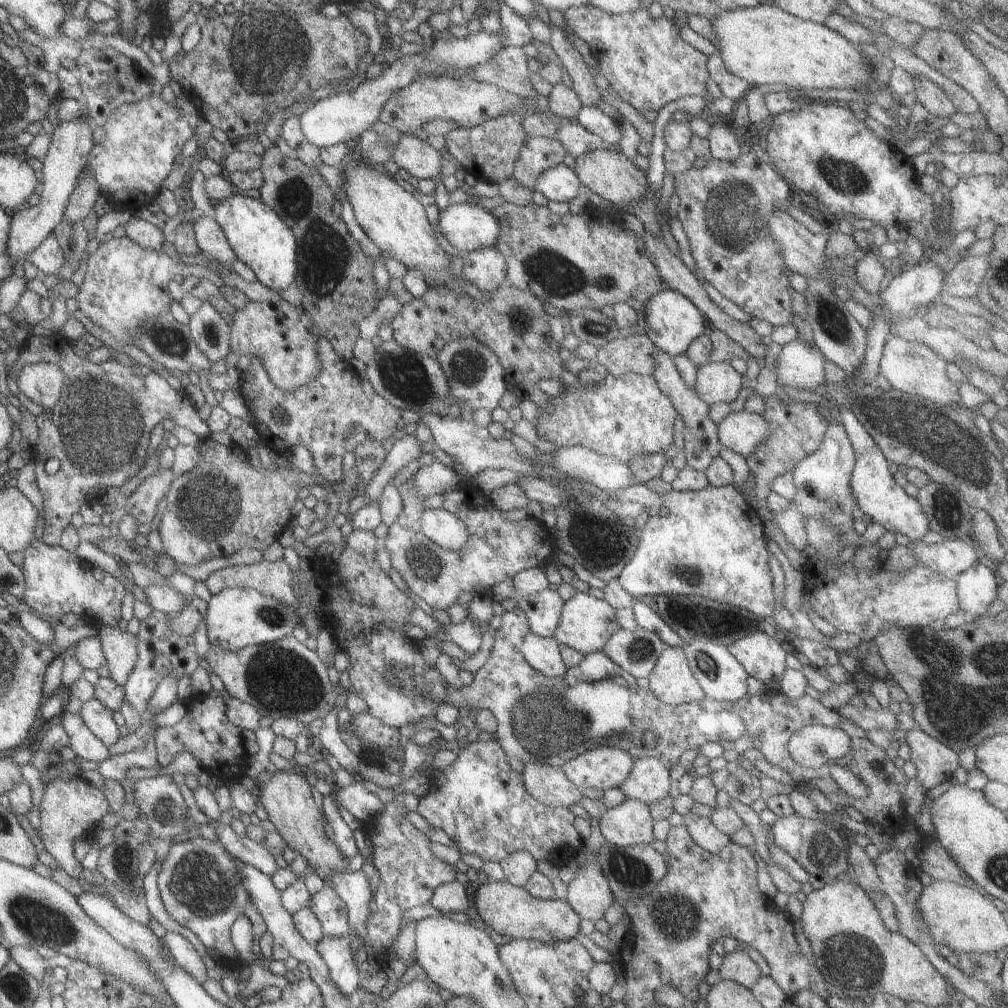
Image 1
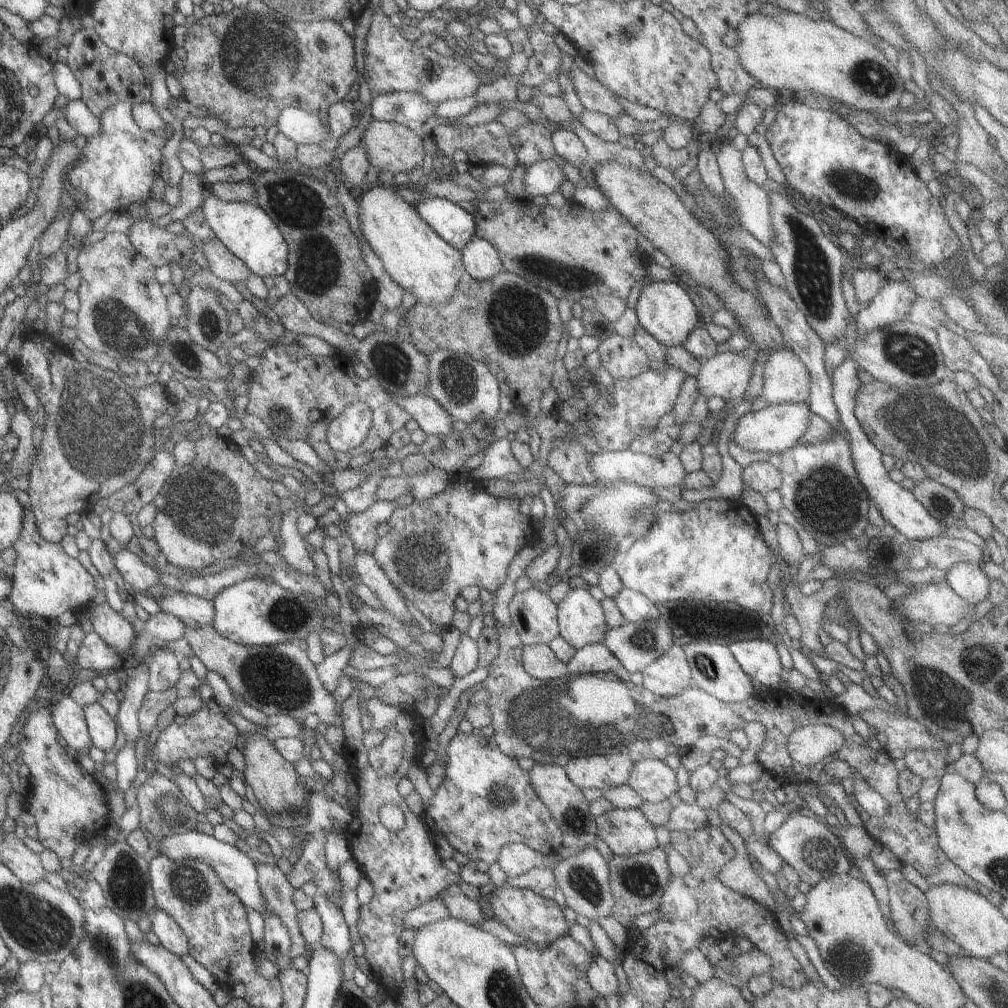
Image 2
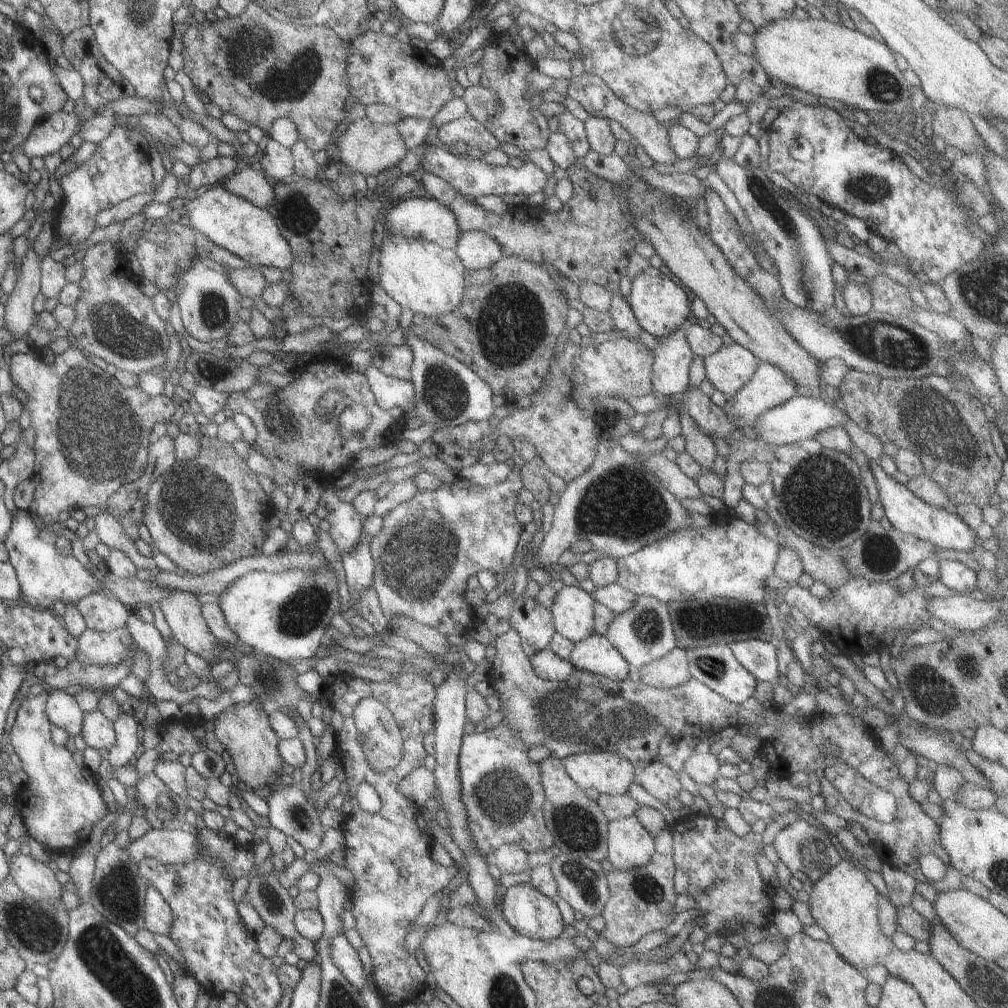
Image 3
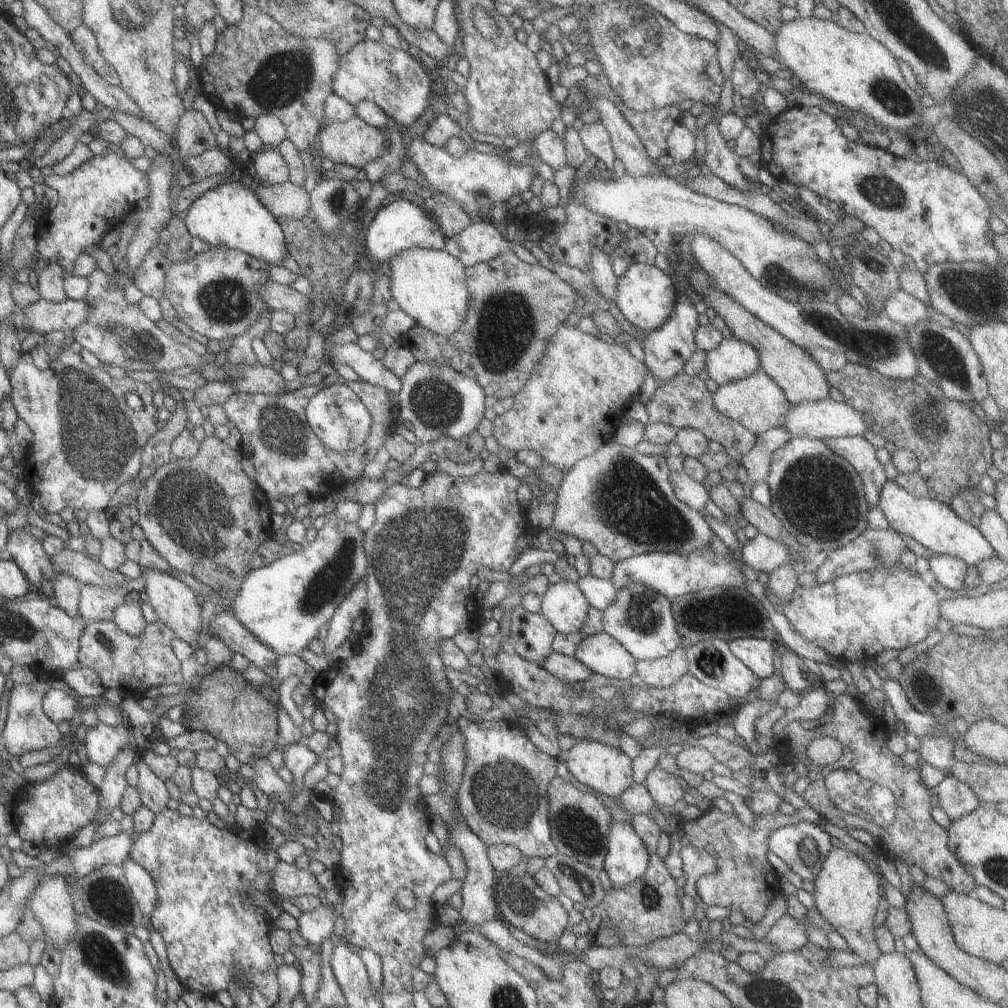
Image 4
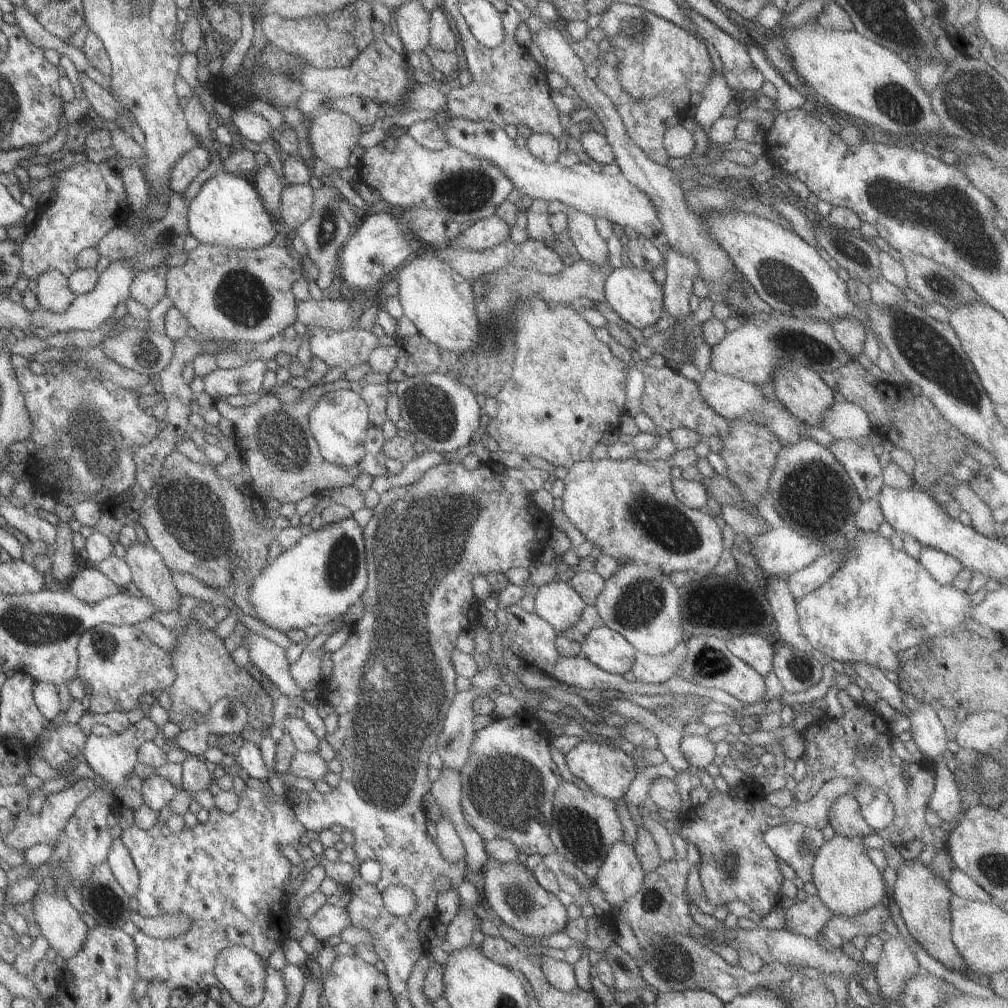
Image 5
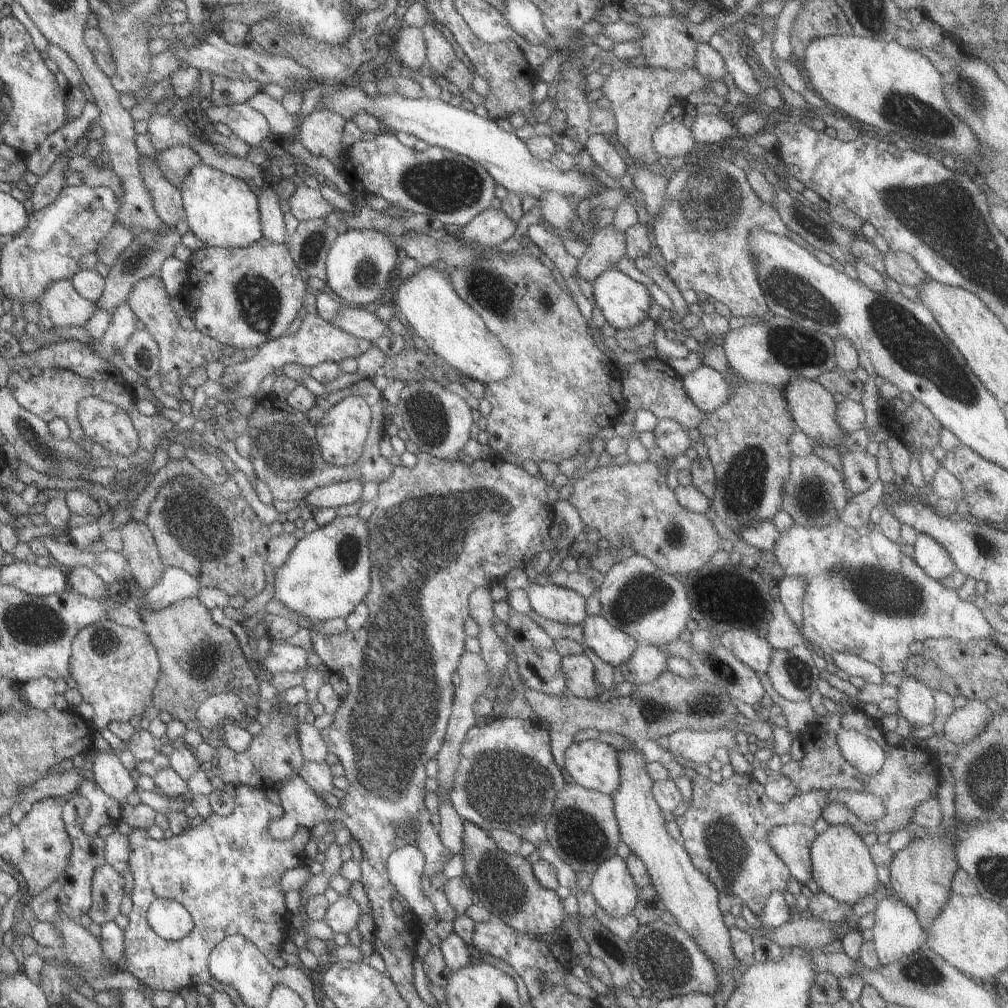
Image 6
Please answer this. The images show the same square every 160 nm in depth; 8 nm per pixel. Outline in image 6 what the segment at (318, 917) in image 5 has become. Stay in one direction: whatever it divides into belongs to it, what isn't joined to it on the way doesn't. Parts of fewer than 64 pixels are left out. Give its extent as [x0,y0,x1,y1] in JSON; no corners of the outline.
[322,896,362,933]

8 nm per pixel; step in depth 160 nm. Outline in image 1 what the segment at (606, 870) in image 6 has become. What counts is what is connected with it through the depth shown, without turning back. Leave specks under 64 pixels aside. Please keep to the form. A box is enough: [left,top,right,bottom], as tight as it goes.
[597,799,660,847]

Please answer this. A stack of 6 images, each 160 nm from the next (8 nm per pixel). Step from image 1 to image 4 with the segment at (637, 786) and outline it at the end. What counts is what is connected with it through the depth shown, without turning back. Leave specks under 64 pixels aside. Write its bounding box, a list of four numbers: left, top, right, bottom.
[643,765,684,806]

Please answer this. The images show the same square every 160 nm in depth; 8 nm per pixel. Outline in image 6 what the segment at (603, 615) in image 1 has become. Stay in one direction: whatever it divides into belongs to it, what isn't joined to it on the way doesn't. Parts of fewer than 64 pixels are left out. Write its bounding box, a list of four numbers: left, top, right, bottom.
[524,583,585,625]

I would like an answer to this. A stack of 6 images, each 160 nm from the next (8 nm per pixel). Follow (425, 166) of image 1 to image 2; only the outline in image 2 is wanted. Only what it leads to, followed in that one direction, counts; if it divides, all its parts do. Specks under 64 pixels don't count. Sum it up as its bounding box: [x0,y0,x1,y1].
[359,119,424,173]

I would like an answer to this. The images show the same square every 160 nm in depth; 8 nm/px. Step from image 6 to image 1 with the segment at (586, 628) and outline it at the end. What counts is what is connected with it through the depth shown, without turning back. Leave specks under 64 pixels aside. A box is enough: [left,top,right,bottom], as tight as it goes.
[563,651,636,687]

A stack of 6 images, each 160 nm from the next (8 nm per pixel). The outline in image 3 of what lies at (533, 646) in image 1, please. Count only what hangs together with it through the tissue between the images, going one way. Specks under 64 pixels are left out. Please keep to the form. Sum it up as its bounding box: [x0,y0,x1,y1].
[528,647,574,681]

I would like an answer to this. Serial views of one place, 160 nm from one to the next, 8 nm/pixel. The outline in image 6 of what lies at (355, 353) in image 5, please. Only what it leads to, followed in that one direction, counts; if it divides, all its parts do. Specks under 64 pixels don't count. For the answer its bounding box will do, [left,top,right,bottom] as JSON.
[216,313,373,398]

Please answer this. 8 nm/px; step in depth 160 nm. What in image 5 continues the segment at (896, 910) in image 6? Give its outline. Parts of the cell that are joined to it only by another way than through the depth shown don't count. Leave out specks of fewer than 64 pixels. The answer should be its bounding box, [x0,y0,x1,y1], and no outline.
[873,934,919,1004]

